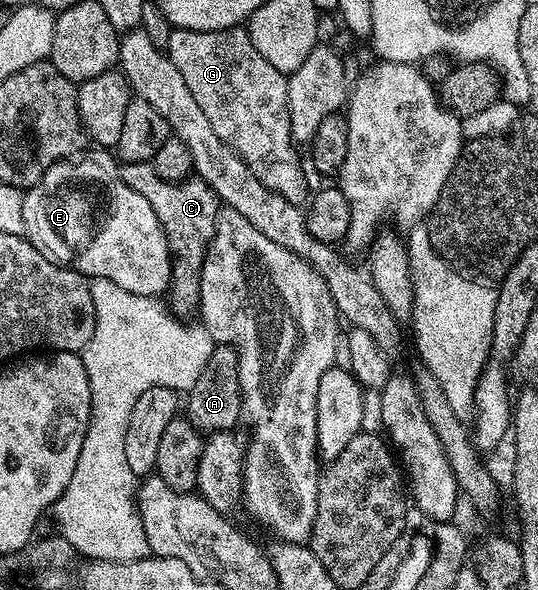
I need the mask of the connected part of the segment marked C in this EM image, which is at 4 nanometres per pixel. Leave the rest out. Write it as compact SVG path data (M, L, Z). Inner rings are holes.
M152 162L121 163L121 176L127 185L131 185L155 209L155 217L165 227L165 236L169 242L169 253L173 256L173 279L169 282L167 306L178 317L189 317L198 310L201 302L201 270L205 264L205 254L213 241L219 200L203 180L190 177L180 183L163 181L155 173Z

